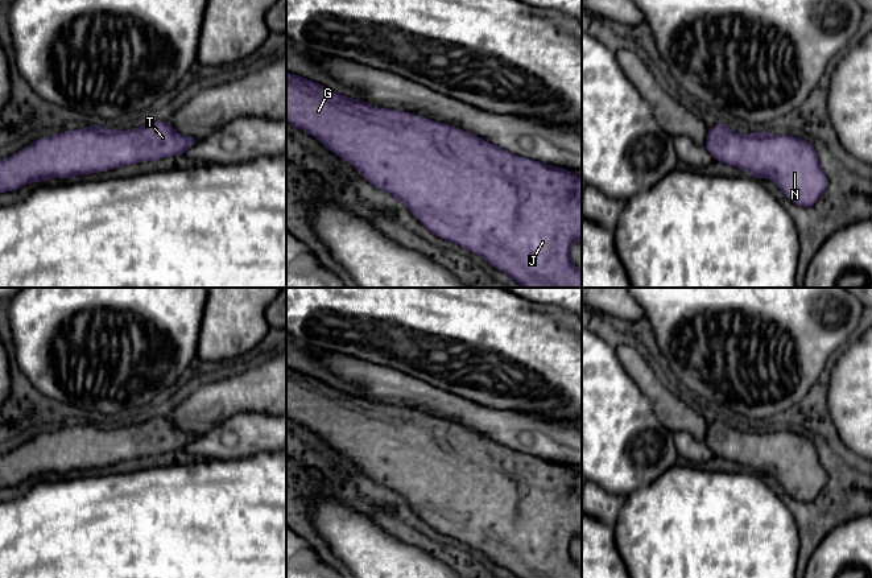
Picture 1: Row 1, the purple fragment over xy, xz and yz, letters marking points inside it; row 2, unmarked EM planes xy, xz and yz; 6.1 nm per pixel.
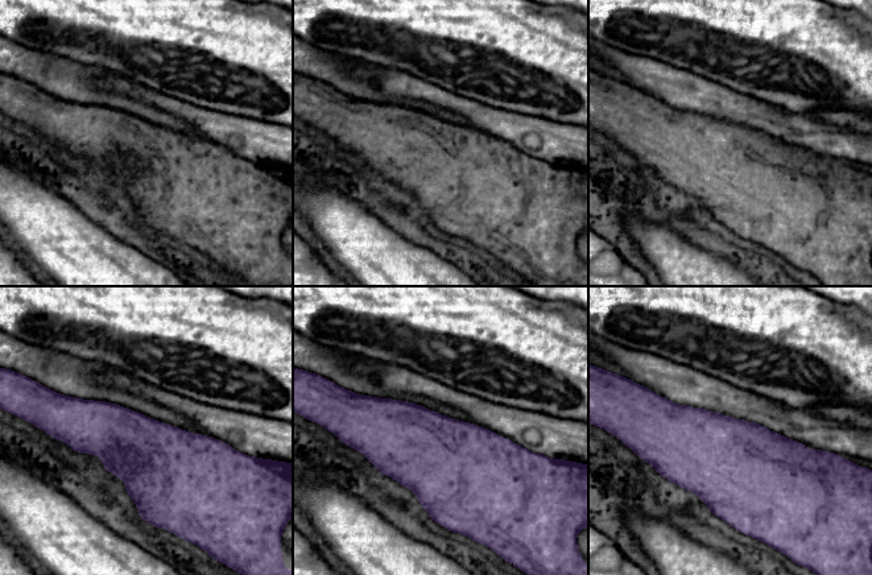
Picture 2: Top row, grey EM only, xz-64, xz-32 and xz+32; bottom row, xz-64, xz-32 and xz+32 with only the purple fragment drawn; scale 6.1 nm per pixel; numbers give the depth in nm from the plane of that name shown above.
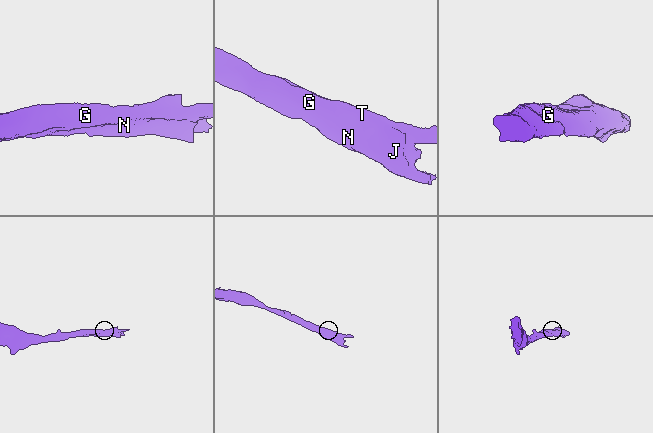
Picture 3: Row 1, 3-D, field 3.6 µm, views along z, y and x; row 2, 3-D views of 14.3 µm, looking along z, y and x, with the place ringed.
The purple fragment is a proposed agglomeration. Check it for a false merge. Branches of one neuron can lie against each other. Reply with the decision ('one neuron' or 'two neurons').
one neuron

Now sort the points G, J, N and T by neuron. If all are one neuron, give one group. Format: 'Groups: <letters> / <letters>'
Groups: G J N T

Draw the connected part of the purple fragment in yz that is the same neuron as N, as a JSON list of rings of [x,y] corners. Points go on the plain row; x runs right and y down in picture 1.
[[[720,417],[708,425],[704,442],[716,457],[737,462],[759,475],[773,475],[790,498],[802,503],[814,501],[828,482],[817,447],[806,435],[793,432],[776,432],[766,426],[756,426],[752,430],[743,432],[730,426],[726,418]]]

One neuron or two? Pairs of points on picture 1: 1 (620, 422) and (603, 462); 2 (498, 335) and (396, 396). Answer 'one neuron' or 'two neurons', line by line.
1: one neuron
2: two neurons

